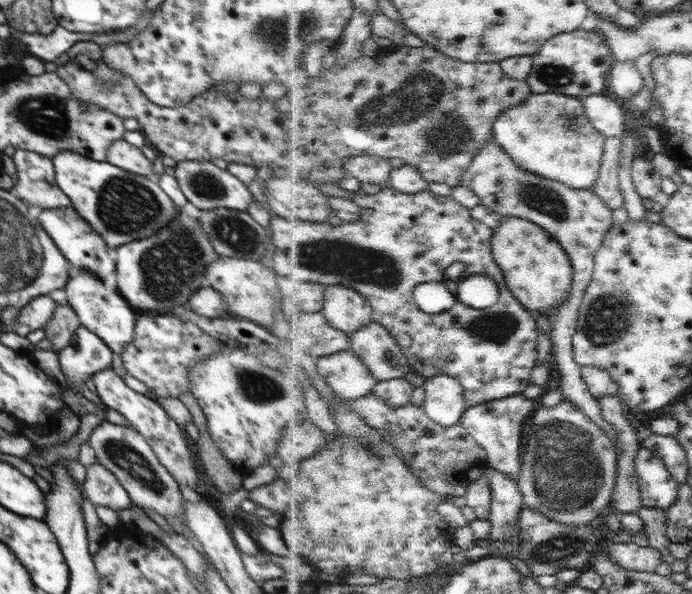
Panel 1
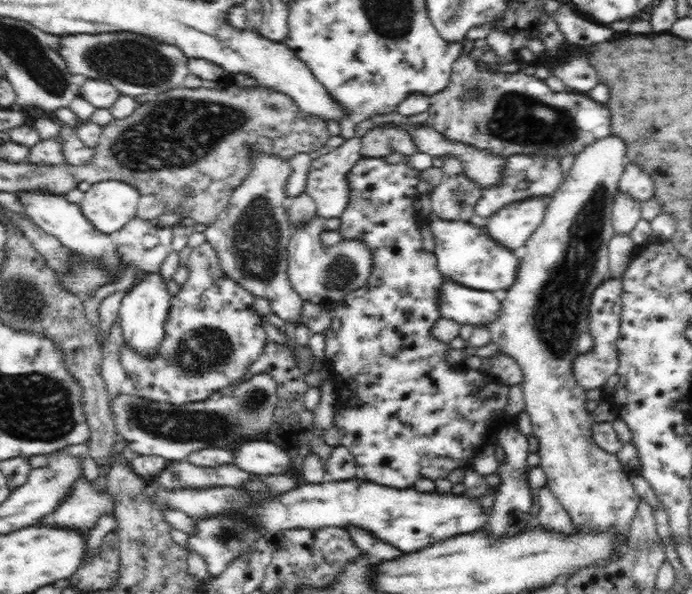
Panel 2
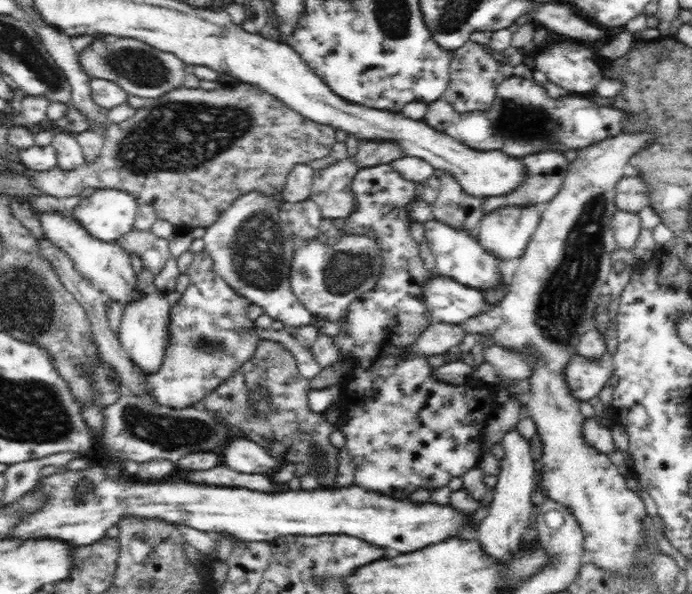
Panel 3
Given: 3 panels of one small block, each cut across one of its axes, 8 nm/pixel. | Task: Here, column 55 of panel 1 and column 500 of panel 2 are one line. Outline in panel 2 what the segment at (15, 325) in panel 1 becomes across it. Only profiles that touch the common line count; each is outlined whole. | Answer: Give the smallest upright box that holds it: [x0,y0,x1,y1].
[438,279,502,325]

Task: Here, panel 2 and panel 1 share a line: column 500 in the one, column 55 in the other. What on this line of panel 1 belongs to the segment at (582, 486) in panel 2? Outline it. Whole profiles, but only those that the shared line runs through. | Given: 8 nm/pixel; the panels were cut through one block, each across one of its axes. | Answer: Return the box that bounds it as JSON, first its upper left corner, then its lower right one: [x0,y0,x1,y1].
[43,301,80,353]

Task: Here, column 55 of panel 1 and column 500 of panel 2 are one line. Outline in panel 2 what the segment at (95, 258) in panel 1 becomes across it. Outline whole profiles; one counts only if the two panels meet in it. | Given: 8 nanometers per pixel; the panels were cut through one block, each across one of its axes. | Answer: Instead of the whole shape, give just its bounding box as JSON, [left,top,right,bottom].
[486,196,552,251]

